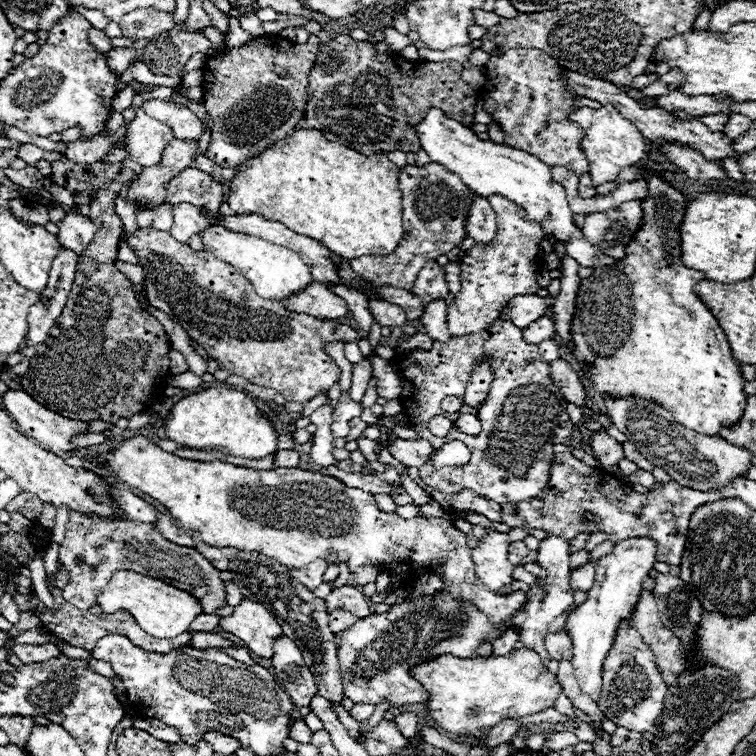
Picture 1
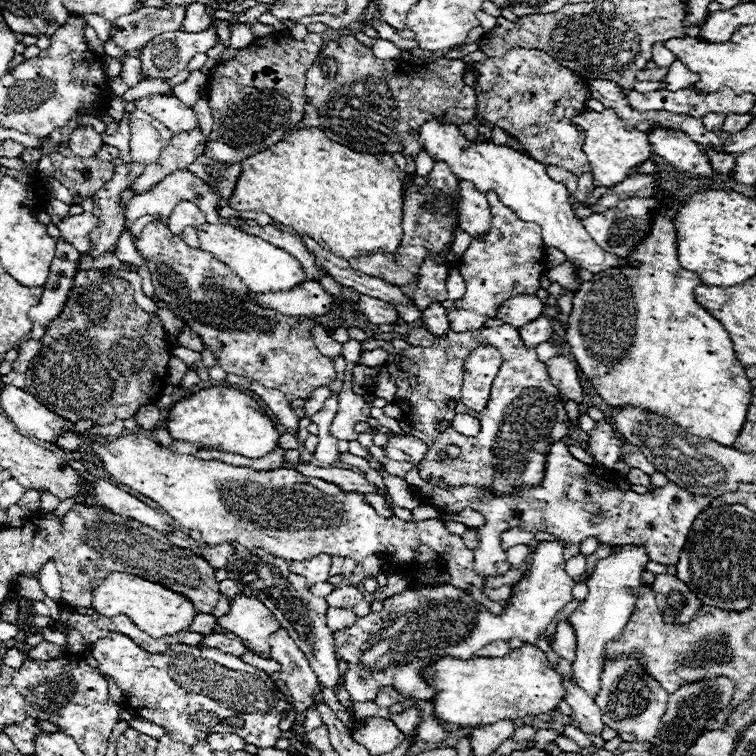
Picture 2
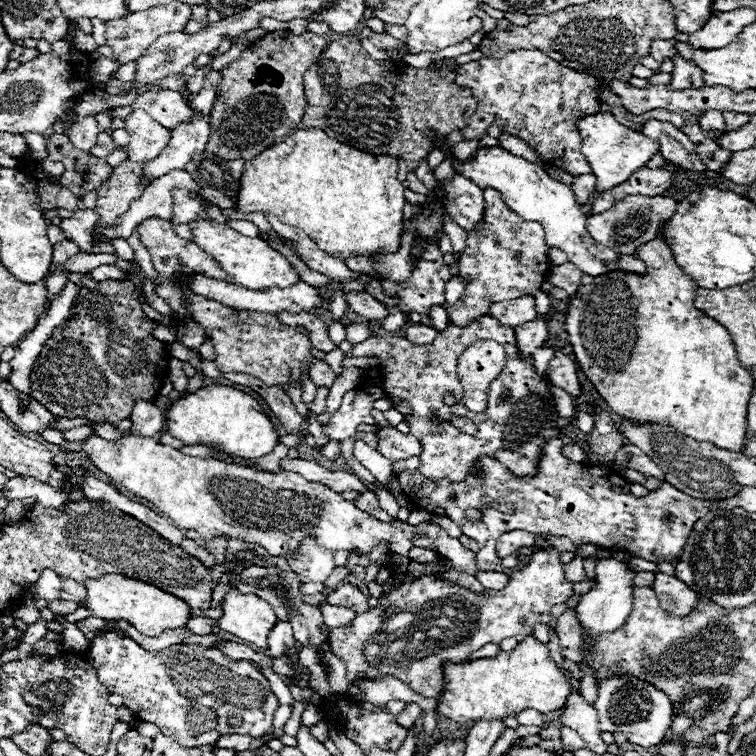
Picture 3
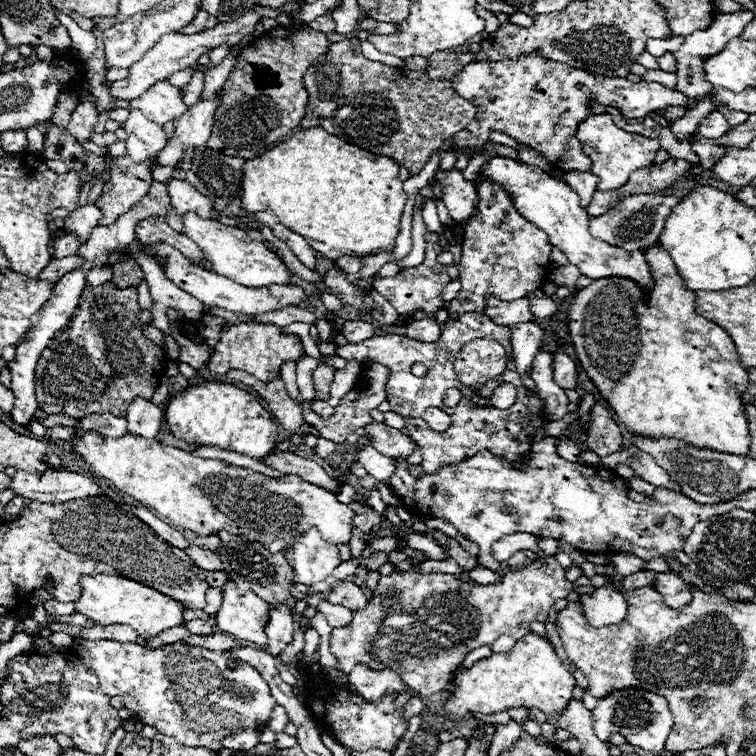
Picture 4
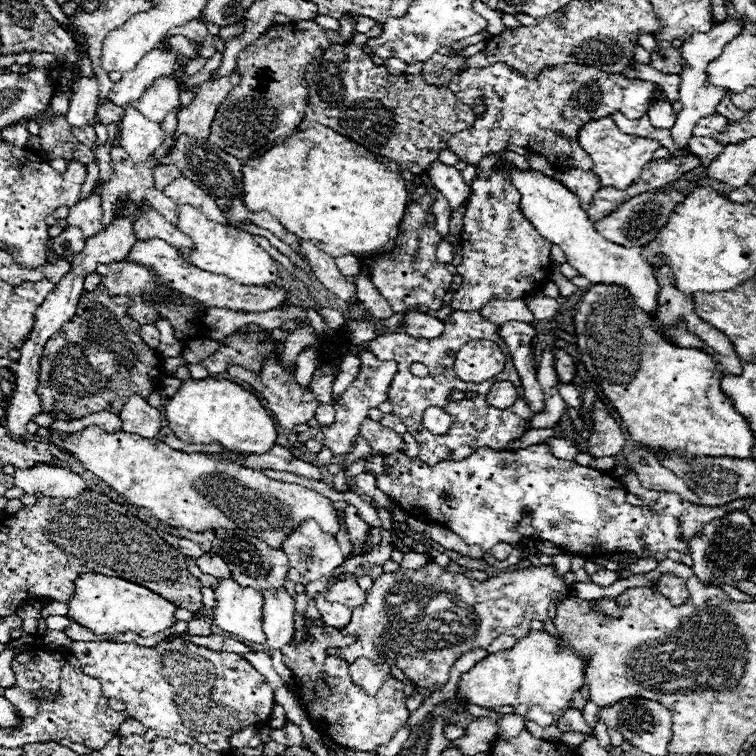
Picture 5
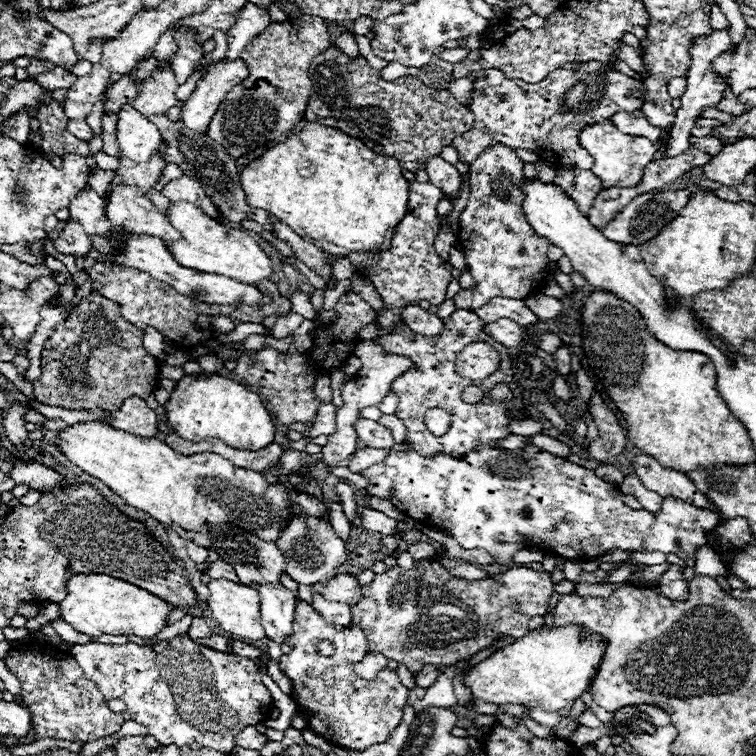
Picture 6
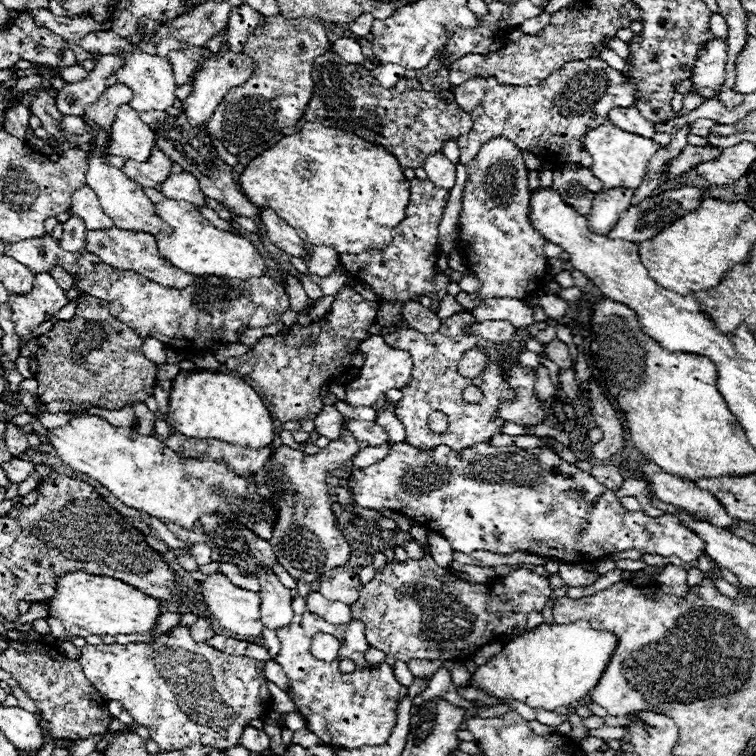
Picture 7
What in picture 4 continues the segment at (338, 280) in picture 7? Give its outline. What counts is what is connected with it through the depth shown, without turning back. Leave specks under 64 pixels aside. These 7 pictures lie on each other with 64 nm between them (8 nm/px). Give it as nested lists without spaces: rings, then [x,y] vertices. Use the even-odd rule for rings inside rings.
[[[344,256],[344,258],[338,258],[336,264],[338,264],[338,268],[344,274],[356,274],[362,268],[362,258],[358,258],[358,256]]]

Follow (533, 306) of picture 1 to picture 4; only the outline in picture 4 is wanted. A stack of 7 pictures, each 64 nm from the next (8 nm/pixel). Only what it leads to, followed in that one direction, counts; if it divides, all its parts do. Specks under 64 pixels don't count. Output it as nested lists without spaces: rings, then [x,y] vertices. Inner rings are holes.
[[[490,298],[486,304],[484,314],[500,324],[500,326],[510,326],[510,324],[518,324],[518,322],[532,322],[534,316],[530,312],[530,304],[528,298],[518,298],[512,302],[504,302],[504,300],[496,300]]]

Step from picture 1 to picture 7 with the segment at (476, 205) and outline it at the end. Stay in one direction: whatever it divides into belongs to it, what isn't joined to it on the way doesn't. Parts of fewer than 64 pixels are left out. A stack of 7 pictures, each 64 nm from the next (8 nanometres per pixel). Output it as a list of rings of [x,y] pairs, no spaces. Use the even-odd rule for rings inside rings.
[[[436,152],[432,156],[428,156],[428,160],[422,166],[428,174],[428,180],[432,180],[436,186],[452,190],[454,188],[454,178],[456,178],[456,166],[442,154]]]

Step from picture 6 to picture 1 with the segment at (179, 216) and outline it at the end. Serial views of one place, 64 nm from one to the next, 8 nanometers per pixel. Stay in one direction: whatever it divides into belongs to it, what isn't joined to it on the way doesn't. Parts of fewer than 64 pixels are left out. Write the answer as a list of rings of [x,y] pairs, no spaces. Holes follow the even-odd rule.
[[[212,224],[200,236],[202,236],[202,242],[204,242],[204,250],[212,252],[218,260],[238,268],[240,274],[250,280],[256,294],[262,296],[262,298],[282,300],[286,296],[302,292],[312,282],[310,270],[304,264],[304,260],[296,252],[292,252],[288,248],[276,246],[276,244],[272,244],[268,240],[262,240],[258,236],[226,230],[220,224]]]

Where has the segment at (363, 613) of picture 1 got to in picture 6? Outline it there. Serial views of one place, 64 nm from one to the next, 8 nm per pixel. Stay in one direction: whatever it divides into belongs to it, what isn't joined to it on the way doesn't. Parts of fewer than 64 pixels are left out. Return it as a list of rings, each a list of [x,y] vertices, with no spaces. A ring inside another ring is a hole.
[[[338,574],[332,576],[322,586],[322,596],[332,602],[344,602],[344,604],[356,604],[362,596],[362,586],[358,584],[356,576],[352,574]]]

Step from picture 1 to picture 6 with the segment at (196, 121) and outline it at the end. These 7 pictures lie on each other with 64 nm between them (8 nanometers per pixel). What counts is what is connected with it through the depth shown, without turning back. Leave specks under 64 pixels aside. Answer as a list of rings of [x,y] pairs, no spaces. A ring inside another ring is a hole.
[[[170,66],[158,68],[156,72],[152,72],[150,78],[134,80],[134,82],[138,86],[138,96],[132,102],[132,106],[140,114],[144,114],[144,116],[160,114],[178,104],[178,100],[174,96],[178,84],[176,84],[176,78],[174,78],[174,72]]]

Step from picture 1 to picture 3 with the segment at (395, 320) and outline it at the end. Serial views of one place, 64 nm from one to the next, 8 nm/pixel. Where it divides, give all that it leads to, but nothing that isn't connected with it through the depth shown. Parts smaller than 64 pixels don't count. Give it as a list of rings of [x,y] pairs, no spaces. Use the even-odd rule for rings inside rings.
[[[350,290],[350,292],[344,292],[344,300],[348,302],[348,306],[360,314],[360,316],[366,316],[368,320],[380,320],[388,314],[386,306],[380,304],[374,296],[370,296],[368,292],[356,292],[356,290]]]

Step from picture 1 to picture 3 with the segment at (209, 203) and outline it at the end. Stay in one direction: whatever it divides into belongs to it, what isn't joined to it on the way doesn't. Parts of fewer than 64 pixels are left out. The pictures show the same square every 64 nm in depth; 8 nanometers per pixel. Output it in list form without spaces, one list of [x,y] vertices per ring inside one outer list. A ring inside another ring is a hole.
[[[172,170],[170,174],[156,178],[152,184],[148,184],[148,188],[144,190],[144,196],[140,196],[140,200],[132,200],[132,208],[128,208],[124,216],[120,216],[120,220],[116,220],[116,224],[110,228],[98,228],[98,234],[102,234],[106,242],[112,242],[116,238],[128,240],[136,224],[140,224],[142,220],[154,218],[154,216],[168,220],[172,216],[174,188],[188,188],[192,196],[196,194],[200,196],[200,188],[192,180],[192,176],[188,176],[188,172]],[[230,220],[228,224],[245,236],[258,237],[260,234],[259,229],[253,223],[246,220]]]

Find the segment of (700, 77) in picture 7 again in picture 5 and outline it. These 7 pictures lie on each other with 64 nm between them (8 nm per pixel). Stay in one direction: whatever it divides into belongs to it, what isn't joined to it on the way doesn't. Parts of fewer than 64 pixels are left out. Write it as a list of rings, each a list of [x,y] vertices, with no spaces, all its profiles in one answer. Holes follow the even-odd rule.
[[[726,20],[722,24],[714,24],[710,32],[698,32],[696,36],[692,36],[692,40],[688,40],[684,46],[682,46],[682,56],[686,60],[686,66],[684,66],[684,72],[680,74],[680,102],[682,102],[682,110],[676,114],[676,124],[670,128],[672,132],[672,140],[678,148],[686,148],[688,146],[688,140],[692,136],[692,130],[694,126],[698,124],[700,118],[704,116],[710,116],[716,112],[716,106],[720,104],[720,100],[724,98],[726,90],[724,88],[716,88],[708,82],[708,72],[706,72],[706,66],[718,58],[724,50],[724,46],[734,40],[742,30],[742,24],[734,22],[734,20]]]

